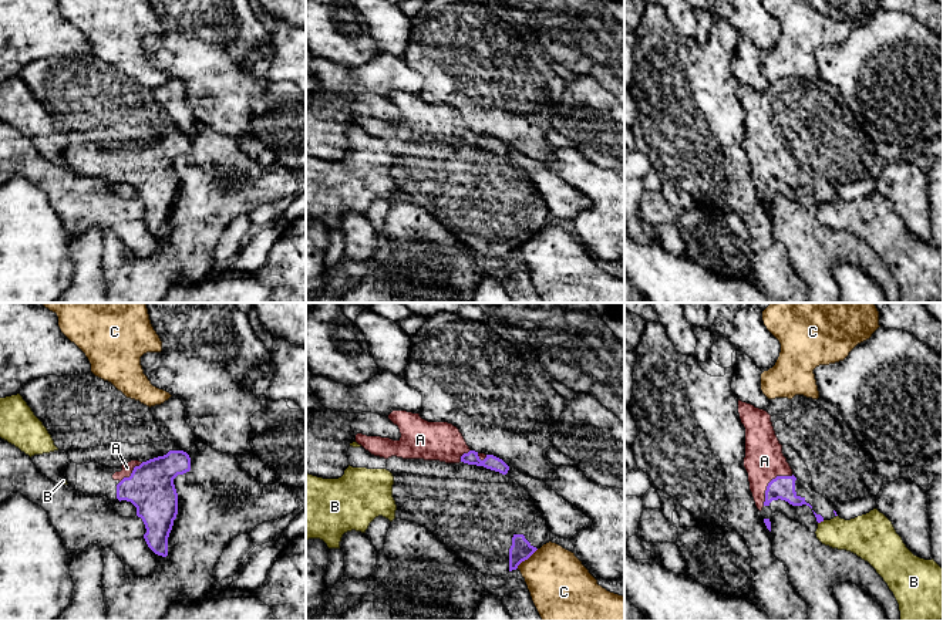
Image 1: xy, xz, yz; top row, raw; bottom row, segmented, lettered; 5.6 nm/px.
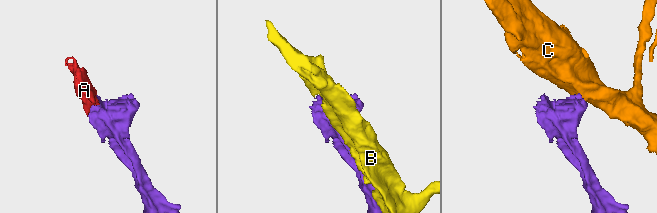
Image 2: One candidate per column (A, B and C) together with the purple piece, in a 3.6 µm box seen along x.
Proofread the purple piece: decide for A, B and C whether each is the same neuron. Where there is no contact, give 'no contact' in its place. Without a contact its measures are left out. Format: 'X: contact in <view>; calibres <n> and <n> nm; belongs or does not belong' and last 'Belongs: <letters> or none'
A: contact in yz; calibres 130 and 220 nm; belongs
B: contact in yz; calibres 40 and 220 nm; does not belong
C: contact in xz; calibres 120 and 360 nm; does not belong
Belongs: A

